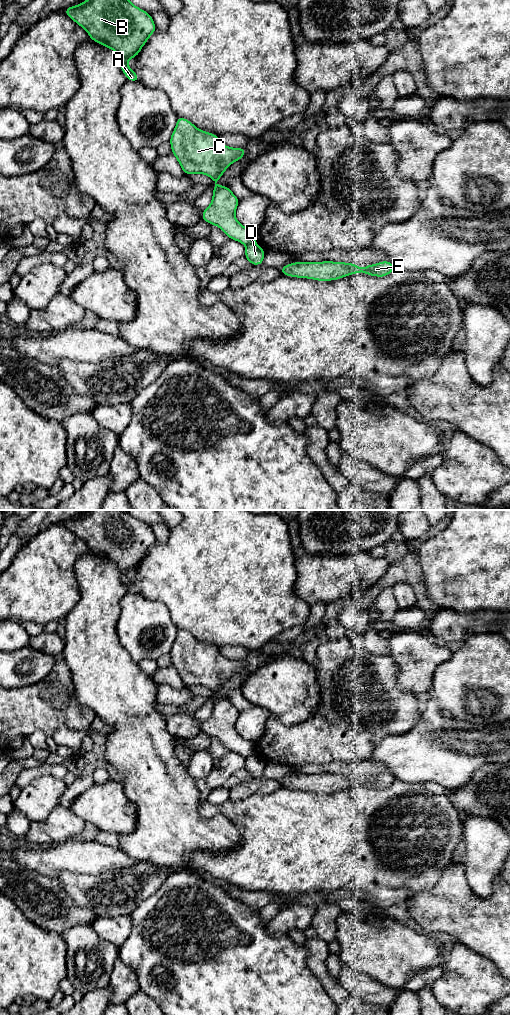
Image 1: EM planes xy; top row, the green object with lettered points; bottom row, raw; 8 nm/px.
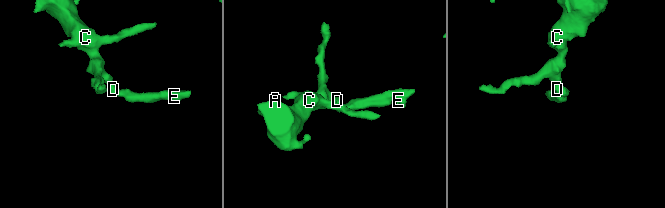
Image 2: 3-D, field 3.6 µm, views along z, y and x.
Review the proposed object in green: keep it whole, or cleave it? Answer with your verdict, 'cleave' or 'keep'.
cleave

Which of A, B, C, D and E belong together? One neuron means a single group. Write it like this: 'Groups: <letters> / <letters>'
Groups: A B C / D E

